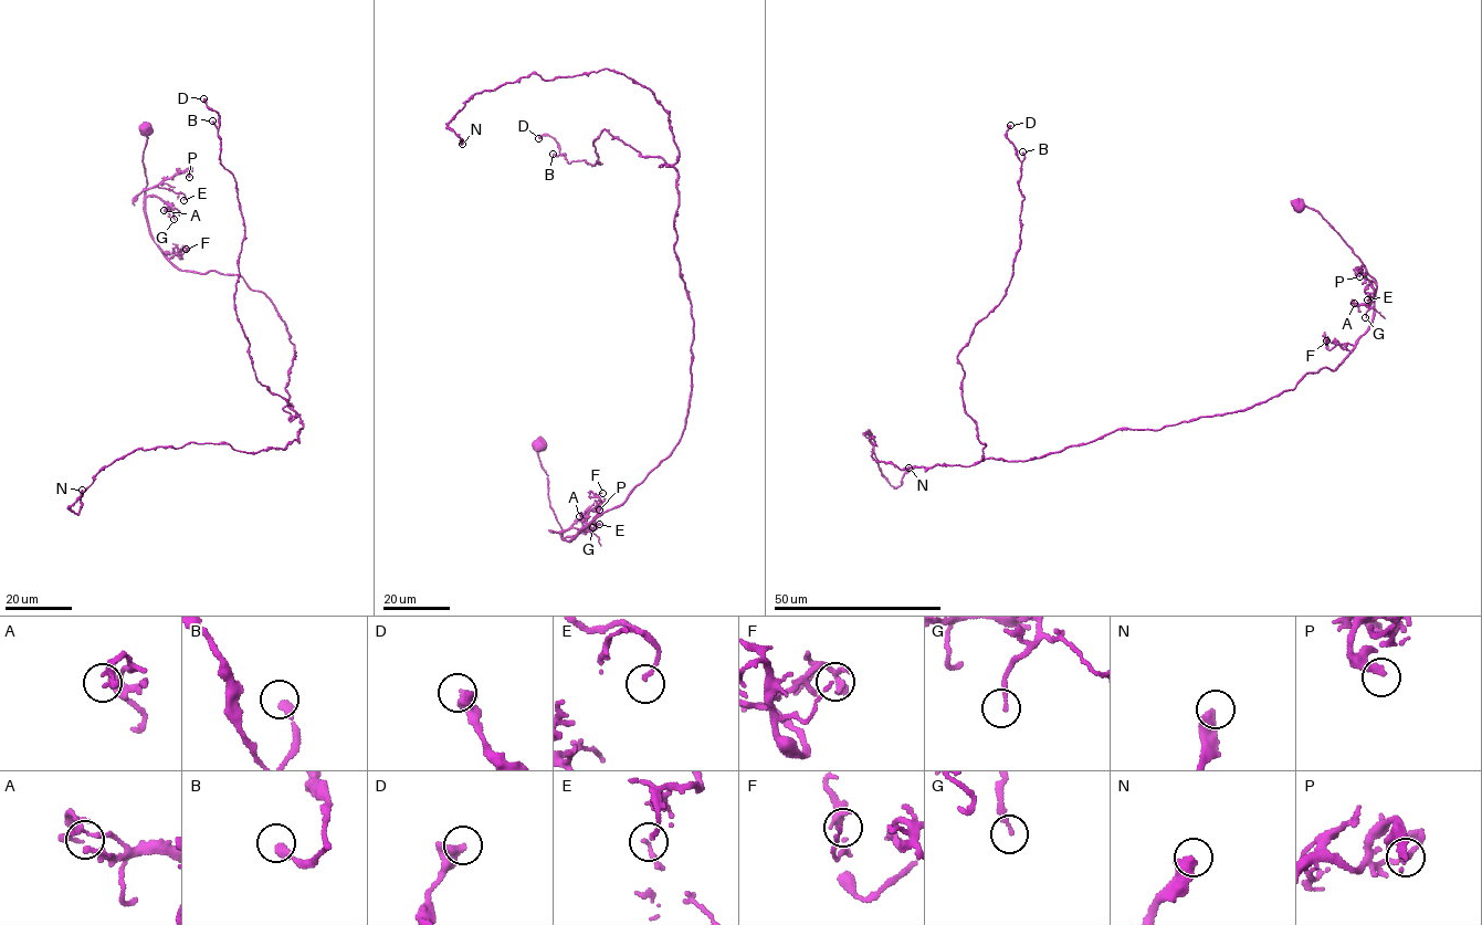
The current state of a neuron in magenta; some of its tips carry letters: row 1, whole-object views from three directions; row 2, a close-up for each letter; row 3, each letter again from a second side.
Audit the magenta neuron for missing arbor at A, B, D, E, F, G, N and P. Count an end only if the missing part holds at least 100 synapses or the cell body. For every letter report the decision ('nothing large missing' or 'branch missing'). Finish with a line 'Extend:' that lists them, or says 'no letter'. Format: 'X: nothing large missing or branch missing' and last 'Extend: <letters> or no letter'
A: nothing large missing
B: nothing large missing
D: nothing large missing
E: nothing large missing
F: nothing large missing
G: nothing large missing
N: nothing large missing
P: nothing large missing
Extend: no letter

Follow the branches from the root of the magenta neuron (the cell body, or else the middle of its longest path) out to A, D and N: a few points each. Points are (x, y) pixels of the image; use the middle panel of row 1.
A: (538, 445), (538, 458), (548, 475), (550, 506), (563, 538), (586, 531), (582, 514), (579, 516)
D: (538, 445), (569, 542), (680, 441), (693, 319), (674, 249), (676, 170), (605, 128), (594, 166), (538, 138)
N: (538, 445), (569, 542), (680, 441), (678, 146), (654, 94), (606, 69), (475, 93), (448, 125), (462, 144)

